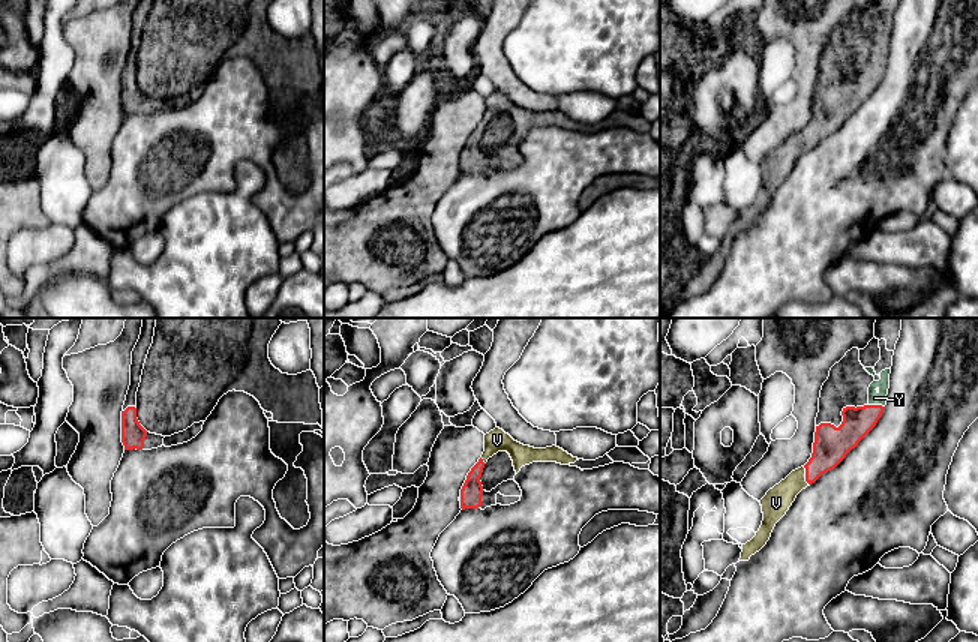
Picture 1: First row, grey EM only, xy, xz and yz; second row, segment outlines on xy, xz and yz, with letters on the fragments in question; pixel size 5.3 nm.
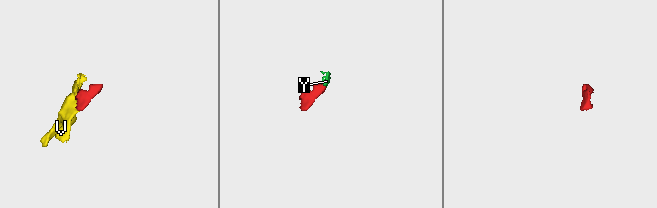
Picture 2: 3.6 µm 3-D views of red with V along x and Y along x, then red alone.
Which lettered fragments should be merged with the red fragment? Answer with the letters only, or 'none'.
V, Y

